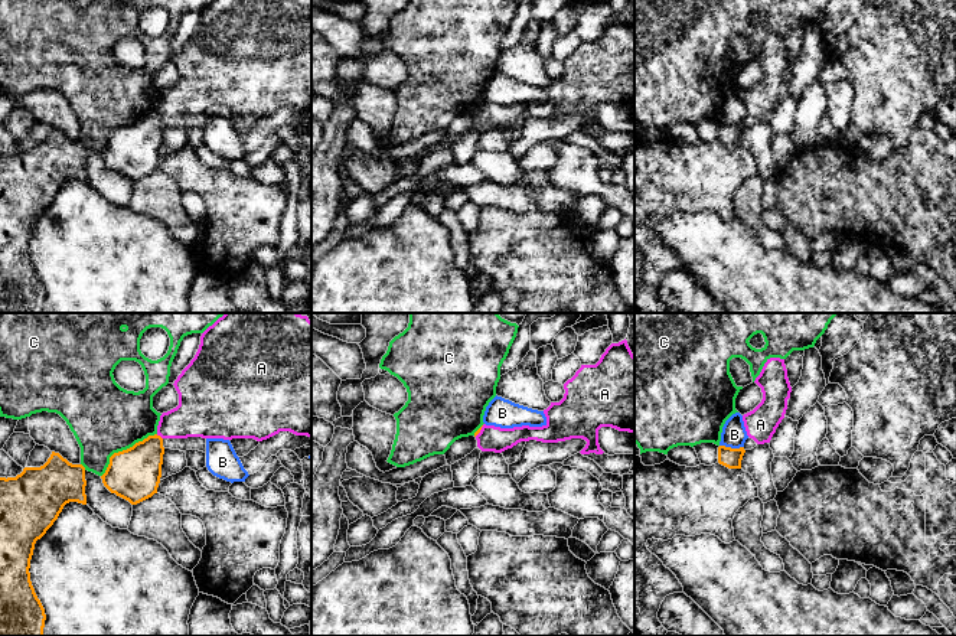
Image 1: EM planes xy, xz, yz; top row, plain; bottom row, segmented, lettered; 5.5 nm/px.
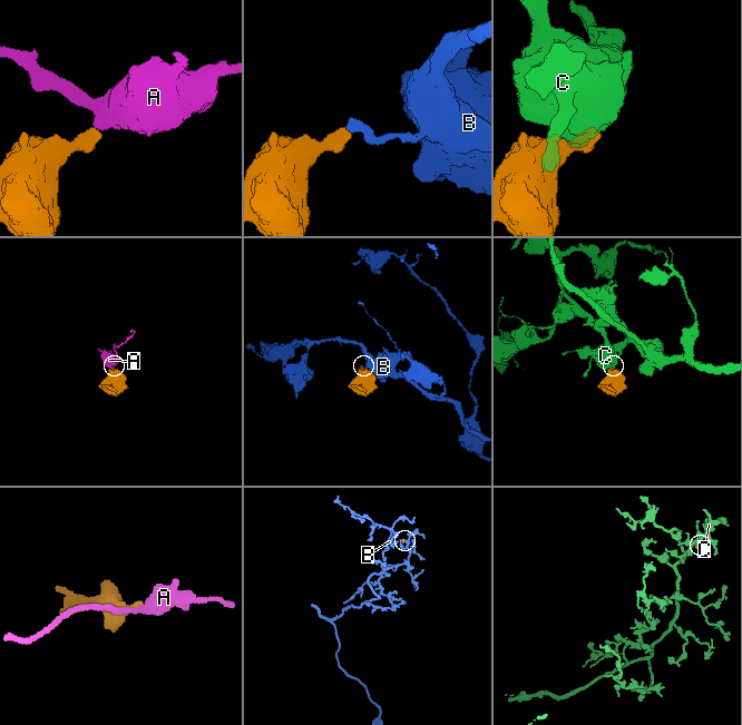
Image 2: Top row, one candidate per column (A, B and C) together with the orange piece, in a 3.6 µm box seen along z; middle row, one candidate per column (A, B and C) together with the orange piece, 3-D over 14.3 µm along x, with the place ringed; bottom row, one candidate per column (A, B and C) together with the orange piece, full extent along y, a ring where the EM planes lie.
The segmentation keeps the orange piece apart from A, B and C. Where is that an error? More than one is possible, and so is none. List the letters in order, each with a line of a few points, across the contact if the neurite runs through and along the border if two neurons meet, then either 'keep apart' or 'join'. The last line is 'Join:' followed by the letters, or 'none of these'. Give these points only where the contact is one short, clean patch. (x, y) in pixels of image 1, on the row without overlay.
A: line xy (156, 111), (162, 116); keep apart
B: line yz (720, 121), (743, 124); keep apart
C: keep apart
Join: none of these

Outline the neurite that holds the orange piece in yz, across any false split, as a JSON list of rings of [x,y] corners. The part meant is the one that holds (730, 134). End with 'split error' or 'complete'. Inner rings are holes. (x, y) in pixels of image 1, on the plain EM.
[[[725,123],[718,124],[718,140],[728,146],[741,146],[741,137],[745,127],[744,124],[731,125]]]; complete

